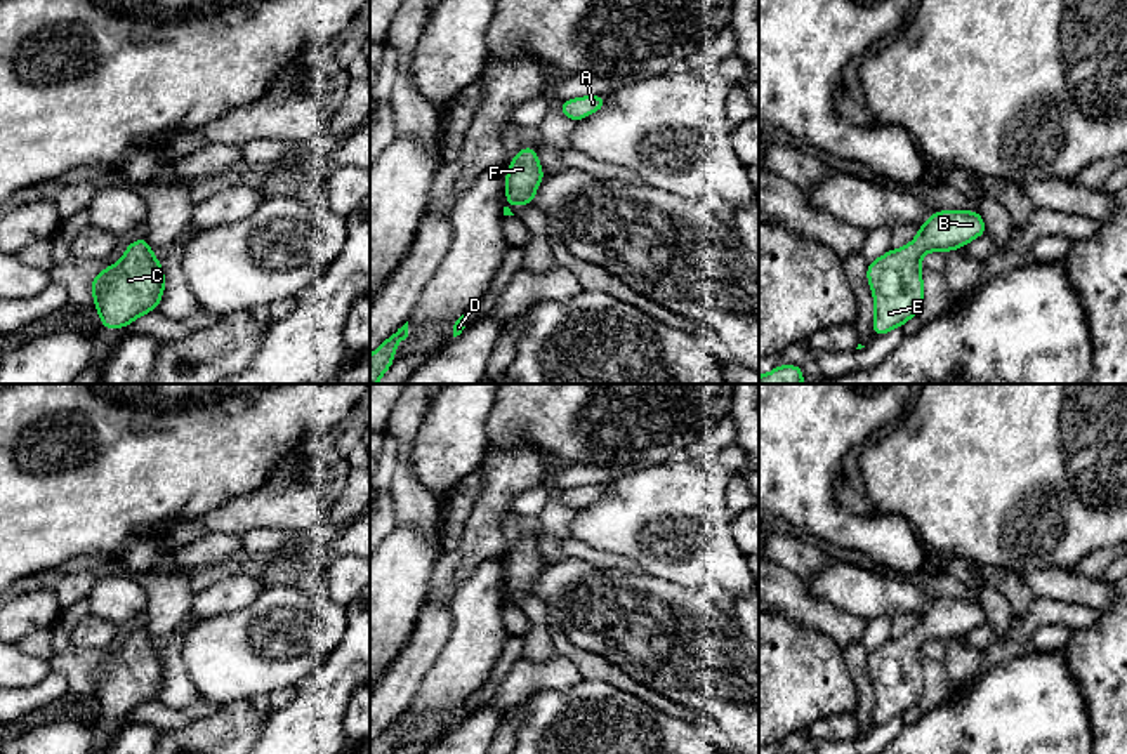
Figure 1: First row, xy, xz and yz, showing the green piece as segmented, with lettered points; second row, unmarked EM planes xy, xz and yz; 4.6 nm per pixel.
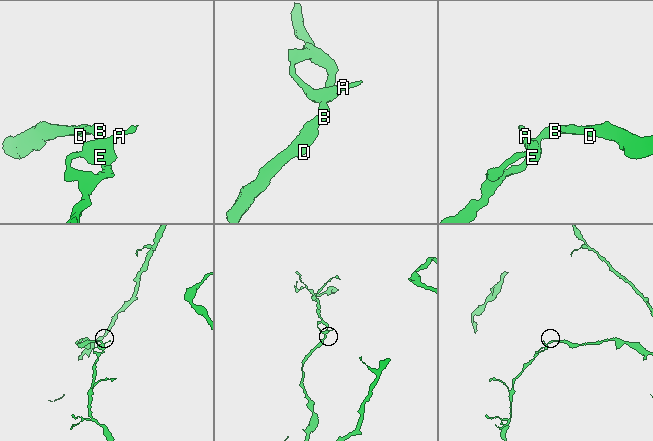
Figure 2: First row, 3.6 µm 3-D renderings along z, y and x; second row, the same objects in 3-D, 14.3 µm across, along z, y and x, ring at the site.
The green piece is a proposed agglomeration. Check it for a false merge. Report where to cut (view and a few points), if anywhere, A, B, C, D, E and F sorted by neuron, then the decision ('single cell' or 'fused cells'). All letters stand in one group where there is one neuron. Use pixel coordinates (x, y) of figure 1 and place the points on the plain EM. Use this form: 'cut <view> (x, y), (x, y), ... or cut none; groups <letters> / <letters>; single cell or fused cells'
cut none; groups A B C D E F; single cell

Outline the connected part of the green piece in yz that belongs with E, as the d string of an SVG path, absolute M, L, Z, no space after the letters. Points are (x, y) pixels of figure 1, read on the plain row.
M938 599L905 636L889 639L867 655L873 681L873 726L903 716L919 704L926 681L922 672L922 643L964 638L972 627L986 624L979 601Z

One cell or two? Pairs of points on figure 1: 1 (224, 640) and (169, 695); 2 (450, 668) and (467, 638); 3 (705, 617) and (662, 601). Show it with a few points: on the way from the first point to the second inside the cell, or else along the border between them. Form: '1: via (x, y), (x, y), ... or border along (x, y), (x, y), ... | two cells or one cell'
1: border along (181, 636), (181, 661), (200, 697) | two cells
2: via (457, 661), (467, 650), (467, 645) | one cell
3: via (695, 617), (678, 617), (672, 612) | one cell

